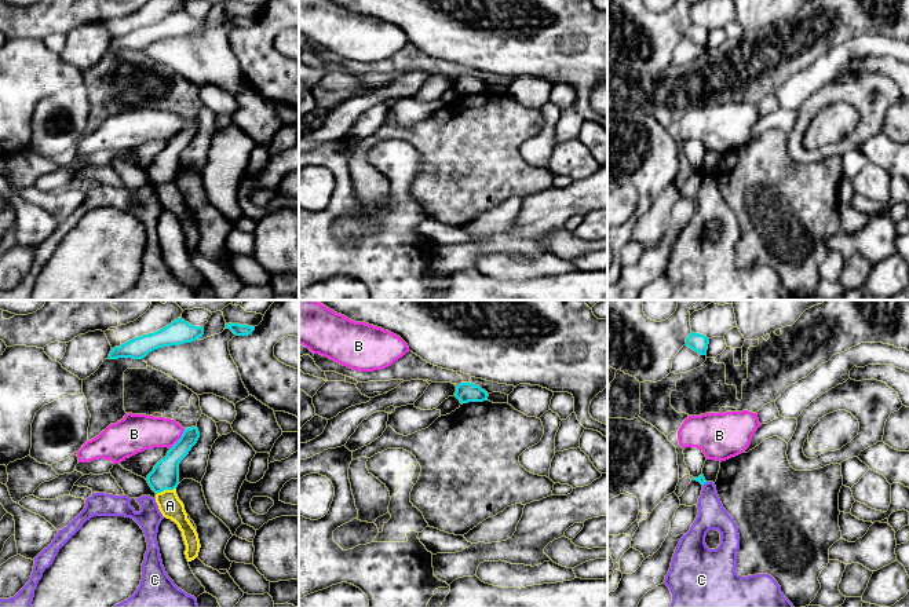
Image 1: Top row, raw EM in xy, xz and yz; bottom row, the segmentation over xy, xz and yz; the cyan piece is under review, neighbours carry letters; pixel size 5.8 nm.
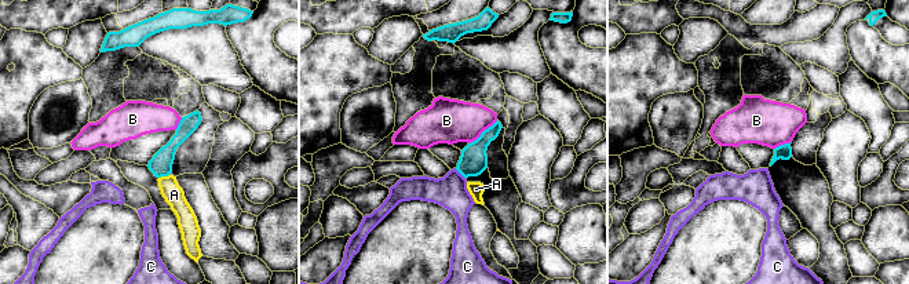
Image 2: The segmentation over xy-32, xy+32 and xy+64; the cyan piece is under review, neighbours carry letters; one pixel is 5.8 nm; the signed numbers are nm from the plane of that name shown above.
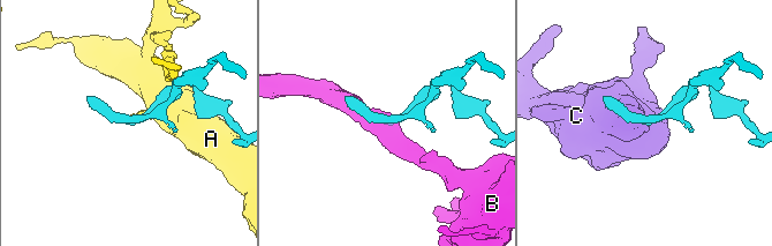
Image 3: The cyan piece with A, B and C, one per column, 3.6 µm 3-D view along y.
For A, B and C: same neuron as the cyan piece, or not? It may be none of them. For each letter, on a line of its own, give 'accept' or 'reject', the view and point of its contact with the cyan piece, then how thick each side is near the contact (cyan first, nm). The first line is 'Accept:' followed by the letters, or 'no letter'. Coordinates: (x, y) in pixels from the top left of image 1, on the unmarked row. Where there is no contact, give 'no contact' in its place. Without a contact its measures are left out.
Accept: no letter
A: reject; contact xy (165, 180); calibres 160 and 140 nm
B: reject; contact xy (179, 131); calibres 160 and 220 nm
C: reject; contact yz (704, 175); calibres 50 and 160 nm

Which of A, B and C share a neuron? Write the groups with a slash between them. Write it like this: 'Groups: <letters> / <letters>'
Groups: A / B / C

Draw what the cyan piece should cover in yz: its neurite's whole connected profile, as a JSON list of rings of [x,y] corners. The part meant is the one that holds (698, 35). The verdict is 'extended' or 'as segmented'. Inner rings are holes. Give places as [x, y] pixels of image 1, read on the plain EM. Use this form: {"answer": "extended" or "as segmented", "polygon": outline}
{"answer": "as segmented", "polygon": [[[691,23],[686,30],[685,37],[687,37],[689,40],[691,40],[693,43],[701,47],[707,47],[708,36],[709,30],[707,28]]]}

